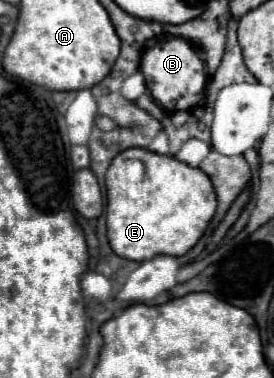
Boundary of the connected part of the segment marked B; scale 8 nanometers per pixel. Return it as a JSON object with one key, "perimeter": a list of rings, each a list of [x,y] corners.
{"perimeter":[[[166,37],[154,43],[142,57],[142,75],[146,79],[146,87],[152,97],[164,105],[168,111],[190,111],[204,99],[204,83],[206,83],[206,65],[194,45],[182,37]]]}

